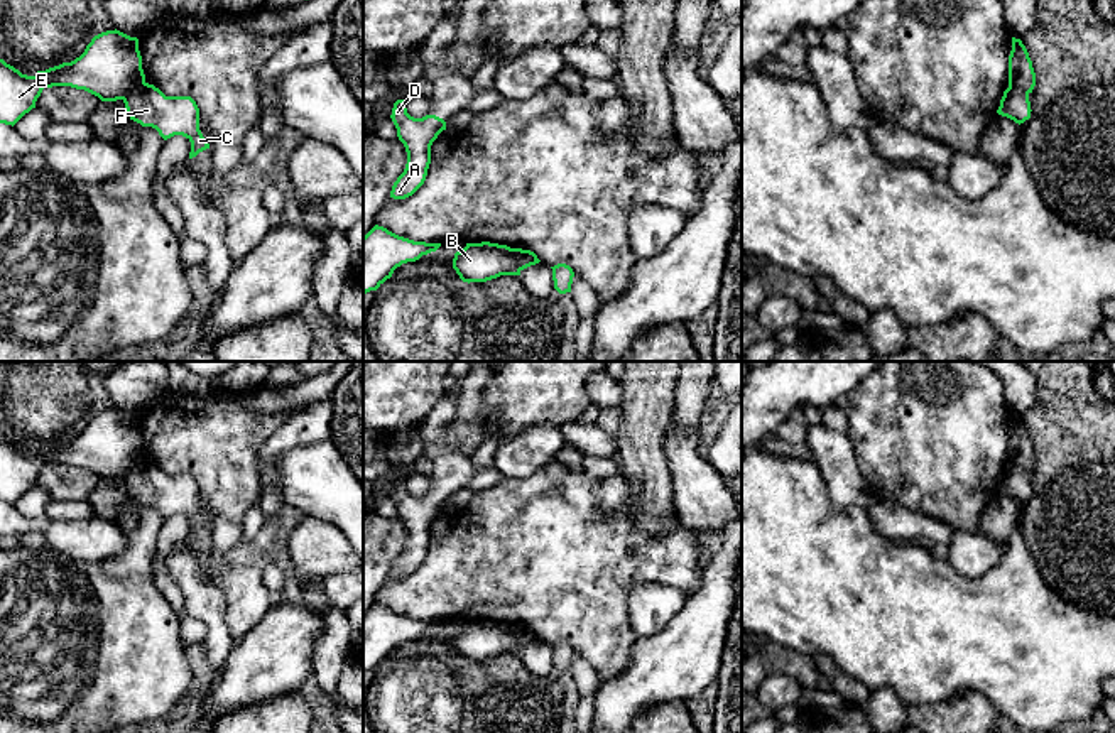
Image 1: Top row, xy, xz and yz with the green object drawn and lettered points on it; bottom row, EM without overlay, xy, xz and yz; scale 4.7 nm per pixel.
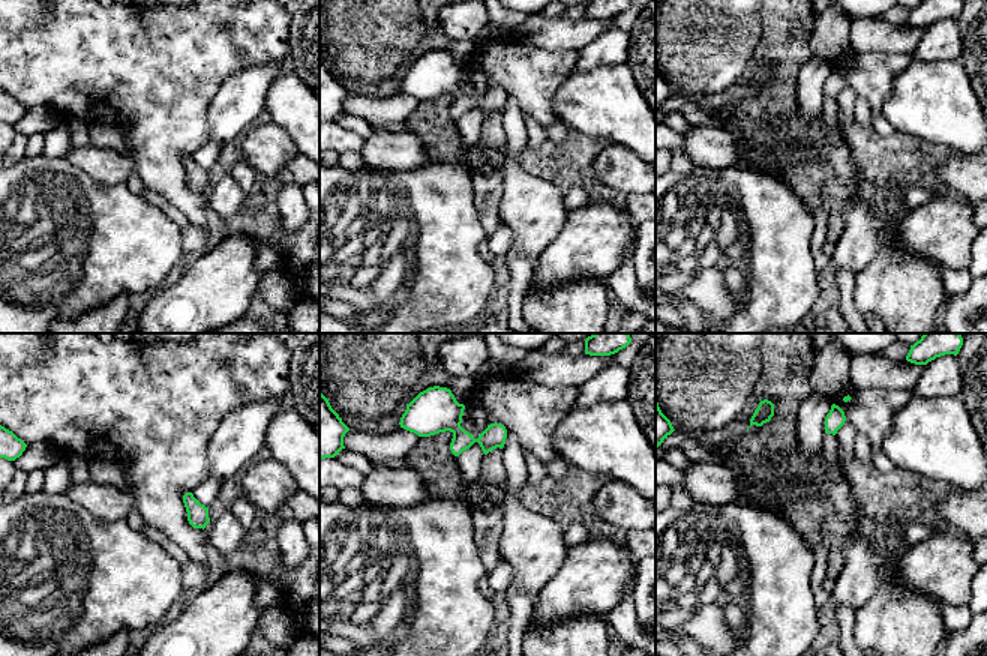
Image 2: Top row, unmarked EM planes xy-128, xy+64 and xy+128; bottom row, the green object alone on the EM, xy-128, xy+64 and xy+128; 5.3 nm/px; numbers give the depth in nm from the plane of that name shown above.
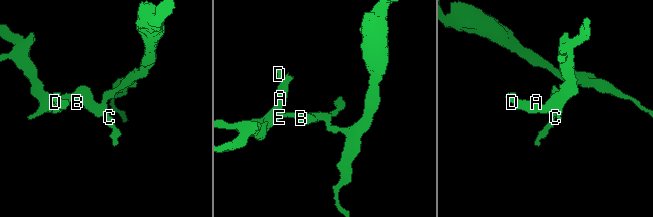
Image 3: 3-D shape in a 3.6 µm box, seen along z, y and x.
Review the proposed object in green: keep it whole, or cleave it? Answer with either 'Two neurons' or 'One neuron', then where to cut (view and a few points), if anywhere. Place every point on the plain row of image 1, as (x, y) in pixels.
Two neurons. Split along xy (144, 460), (122, 477)

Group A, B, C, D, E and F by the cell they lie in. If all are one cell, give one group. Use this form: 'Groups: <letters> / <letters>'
Groups: A B D E / C F

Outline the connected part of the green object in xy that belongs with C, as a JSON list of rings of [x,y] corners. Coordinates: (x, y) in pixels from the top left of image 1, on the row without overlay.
[[[142,461],[123,476],[130,498],[152,505],[167,519],[182,513],[191,520],[189,537],[209,527],[199,508],[199,486],[191,475],[166,475],[159,466]]]

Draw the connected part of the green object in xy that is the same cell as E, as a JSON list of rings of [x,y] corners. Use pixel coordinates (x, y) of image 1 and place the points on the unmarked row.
[[[106,409],[91,417],[84,431],[71,441],[37,449],[34,454],[22,453],[14,444],[0,437],[0,502],[15,503],[25,491],[35,486],[35,480],[44,466],[71,464],[84,468],[101,480],[123,478],[133,466],[145,461],[139,417],[120,409]]]

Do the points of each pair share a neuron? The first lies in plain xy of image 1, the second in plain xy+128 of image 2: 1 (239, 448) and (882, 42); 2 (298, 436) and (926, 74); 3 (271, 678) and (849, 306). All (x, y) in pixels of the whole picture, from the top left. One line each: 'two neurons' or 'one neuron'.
1: two neurons
2: two neurons
3: two neurons

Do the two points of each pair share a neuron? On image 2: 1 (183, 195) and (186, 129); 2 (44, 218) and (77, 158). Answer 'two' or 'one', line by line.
1: one
2: two

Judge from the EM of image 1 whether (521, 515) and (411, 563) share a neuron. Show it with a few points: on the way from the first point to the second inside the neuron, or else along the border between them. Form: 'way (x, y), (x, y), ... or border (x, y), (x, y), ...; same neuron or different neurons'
border (431, 537), (426, 558), (411, 573), (391, 575); different neurons

